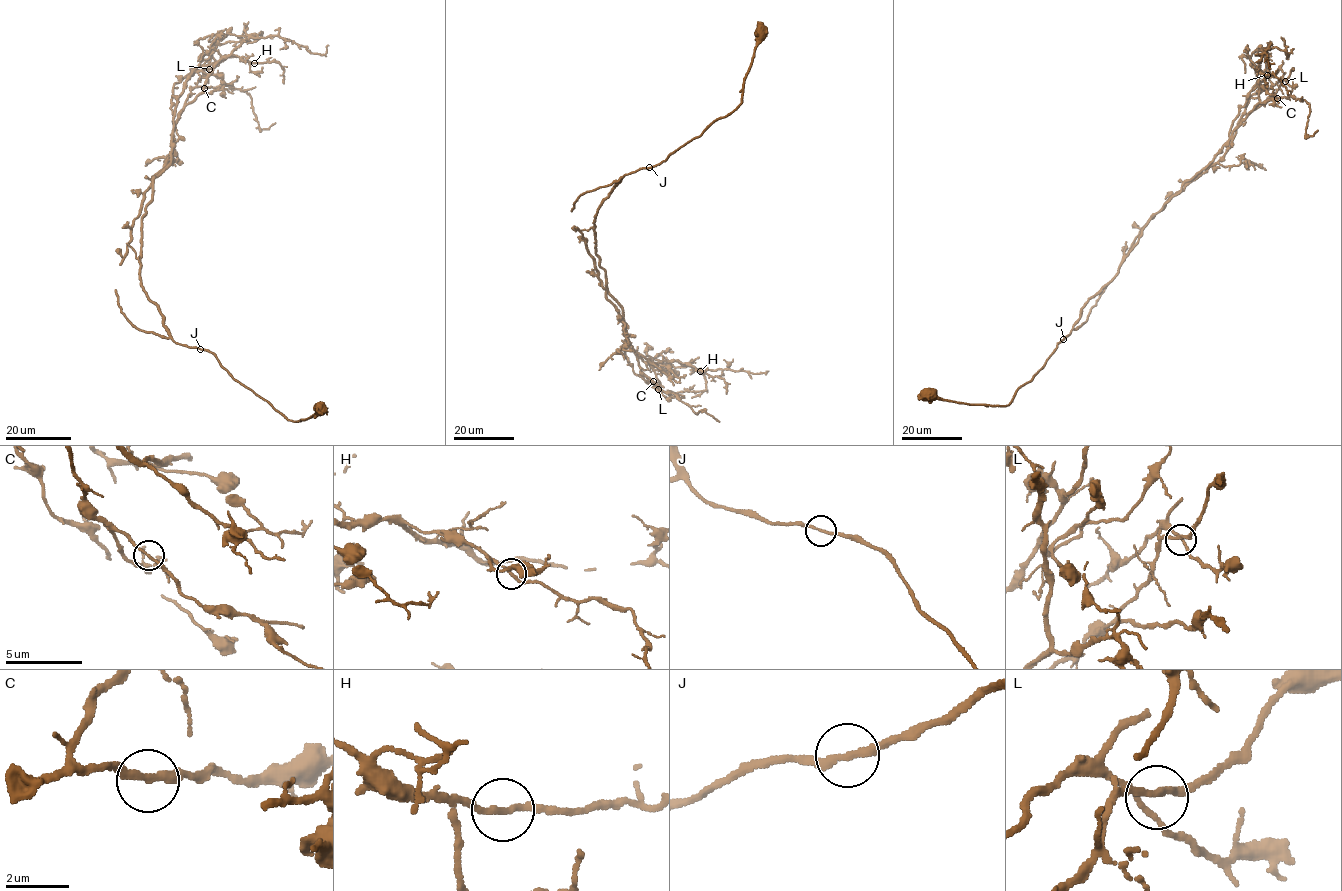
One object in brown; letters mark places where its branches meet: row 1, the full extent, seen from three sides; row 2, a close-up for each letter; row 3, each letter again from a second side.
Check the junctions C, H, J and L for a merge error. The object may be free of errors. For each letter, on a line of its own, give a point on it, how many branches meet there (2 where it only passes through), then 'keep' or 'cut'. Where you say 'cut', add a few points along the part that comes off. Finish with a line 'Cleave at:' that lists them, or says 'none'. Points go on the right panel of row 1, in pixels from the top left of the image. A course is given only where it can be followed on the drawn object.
C: (1277, 98) | 2 | keep
H: (1267, 75) | 2 | keep
J: (1063, 339) | 2 | keep
L: (1285, 81) | 2 | keep
Cleave at: none

